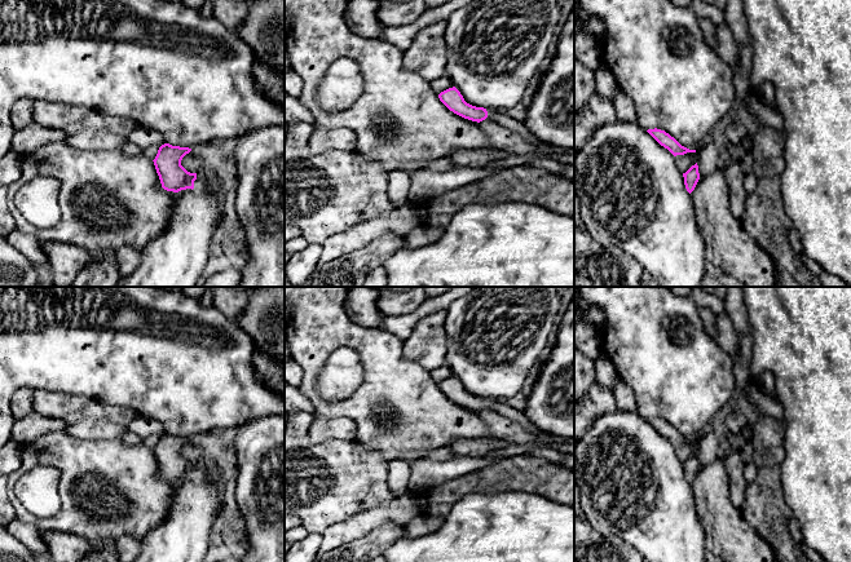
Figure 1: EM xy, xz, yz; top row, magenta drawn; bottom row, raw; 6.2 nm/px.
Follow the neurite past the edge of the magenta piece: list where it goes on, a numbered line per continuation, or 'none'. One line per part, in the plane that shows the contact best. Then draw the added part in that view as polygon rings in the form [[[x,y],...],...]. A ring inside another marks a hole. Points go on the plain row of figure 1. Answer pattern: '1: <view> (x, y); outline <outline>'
1: xy (199, 472); outline [[[202,463],[197,464],[197,469],[194,470],[193,481],[202,482],[204,478],[204,465]]]

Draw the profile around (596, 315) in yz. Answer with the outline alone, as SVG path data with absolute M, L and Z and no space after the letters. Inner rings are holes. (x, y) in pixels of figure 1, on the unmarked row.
M582 304L582 309L587 313L587 315L591 318L594 324L601 329L604 326L604 313L599 307L591 307Z

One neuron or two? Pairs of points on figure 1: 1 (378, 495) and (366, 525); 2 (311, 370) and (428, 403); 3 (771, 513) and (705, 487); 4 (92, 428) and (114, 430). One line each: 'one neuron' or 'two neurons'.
1: two neurons
2: one neuron
3: two neurons
4: one neuron

